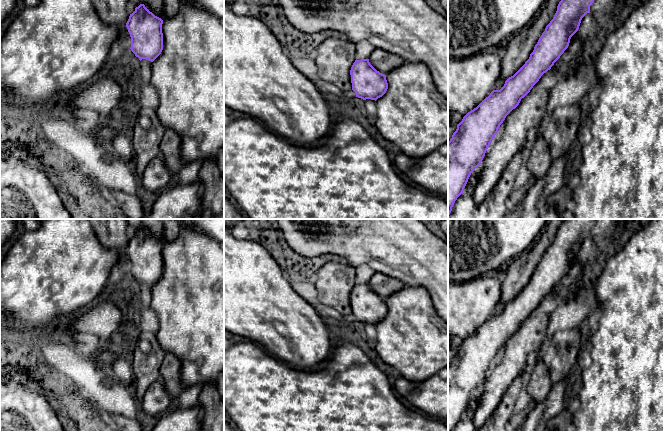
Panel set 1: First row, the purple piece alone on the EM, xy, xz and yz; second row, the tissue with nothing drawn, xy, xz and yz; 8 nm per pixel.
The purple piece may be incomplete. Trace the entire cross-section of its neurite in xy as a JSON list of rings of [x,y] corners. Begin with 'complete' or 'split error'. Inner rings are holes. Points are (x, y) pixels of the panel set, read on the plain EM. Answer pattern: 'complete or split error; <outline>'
split error; [[[185,219],[185,230],[179,232],[179,236],[175,241],[166,241],[162,244],[150,236],[144,228],[140,228],[135,232],[135,235],[130,238],[126,251],[131,261],[131,275],[140,285],[146,283],[152,286],[150,308],[158,317],[156,338],[166,353],[172,353],[180,360],[182,383],[187,388],[199,384],[205,386],[209,383],[217,383],[219,376],[224,374],[224,247],[214,238],[203,233],[200,229],[196,228],[191,222]]]

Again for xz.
complete; [[[369,283],[355,284],[351,294],[352,314],[356,321],[363,324],[377,324],[382,321],[387,313],[386,299],[377,295],[369,286]]]

